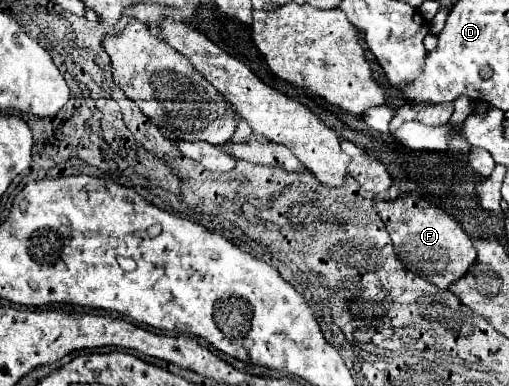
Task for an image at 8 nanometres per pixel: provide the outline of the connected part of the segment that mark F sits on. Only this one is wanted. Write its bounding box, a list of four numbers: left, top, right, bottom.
[373,193,475,289]

